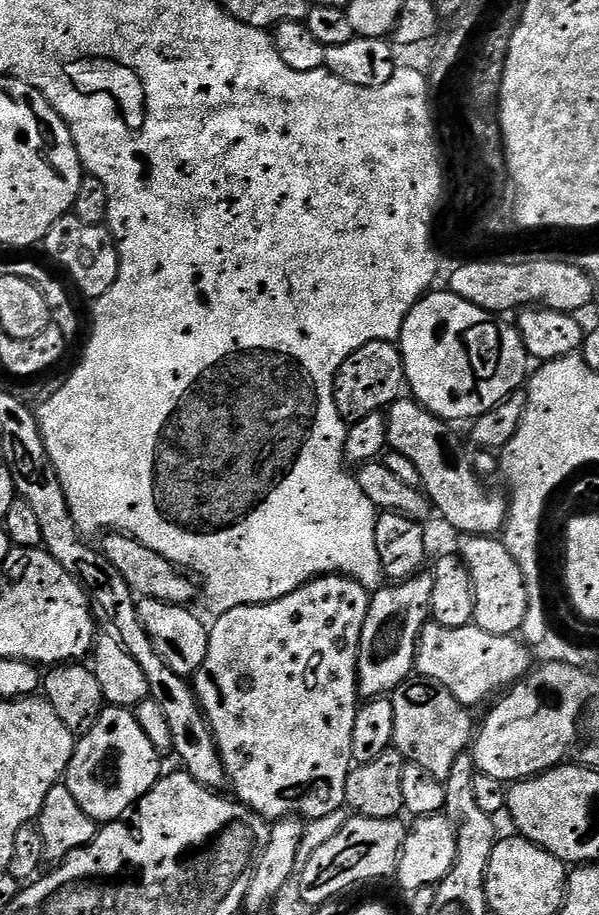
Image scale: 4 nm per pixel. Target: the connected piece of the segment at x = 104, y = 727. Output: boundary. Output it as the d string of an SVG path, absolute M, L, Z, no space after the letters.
M108 706L101 712L91 730L77 739L72 761L68 764L66 783L70 794L74 794L78 806L86 810L90 819L97 822L111 822L121 819L129 810L135 809L141 798L156 785L162 775L160 760L162 760L161 753L156 751L150 738L142 734L142 726L138 726L135 711Z

